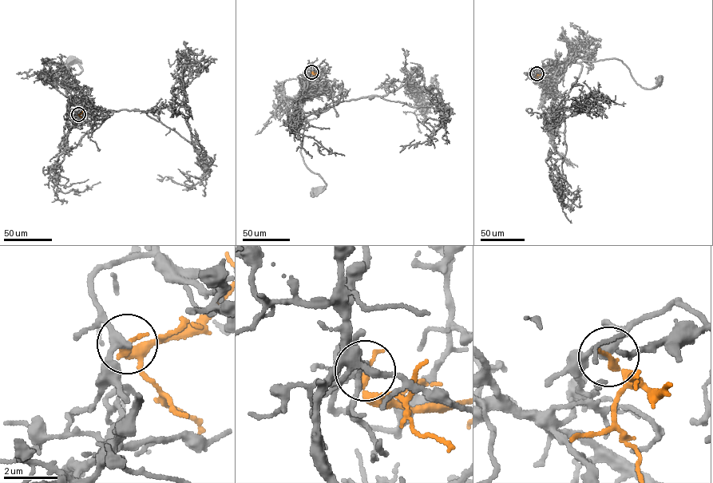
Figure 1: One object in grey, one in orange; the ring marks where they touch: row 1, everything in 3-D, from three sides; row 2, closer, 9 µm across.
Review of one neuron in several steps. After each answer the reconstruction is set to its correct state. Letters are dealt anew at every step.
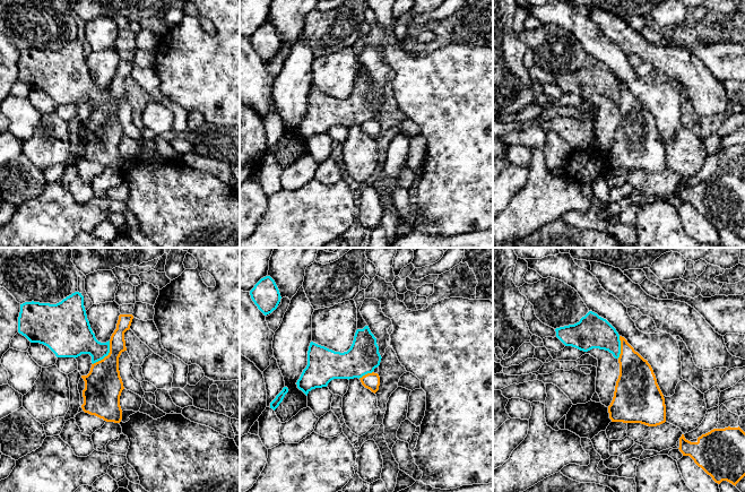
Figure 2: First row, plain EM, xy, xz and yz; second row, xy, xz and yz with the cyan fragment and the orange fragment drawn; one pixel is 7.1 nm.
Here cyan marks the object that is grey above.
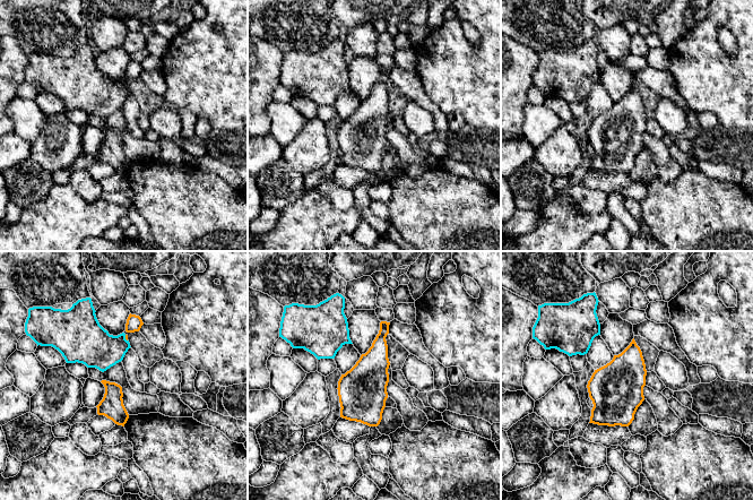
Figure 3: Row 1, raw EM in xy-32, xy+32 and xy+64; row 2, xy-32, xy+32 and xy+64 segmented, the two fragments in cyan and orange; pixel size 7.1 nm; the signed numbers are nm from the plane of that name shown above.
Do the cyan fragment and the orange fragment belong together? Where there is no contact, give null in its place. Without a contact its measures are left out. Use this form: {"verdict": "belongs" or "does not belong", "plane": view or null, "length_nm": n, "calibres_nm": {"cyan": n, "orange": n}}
{"verdict": "does not belong", "plane": "xy", "length_nm": 220, "calibres_nm": {"cyan": 240, "orange": 280}}

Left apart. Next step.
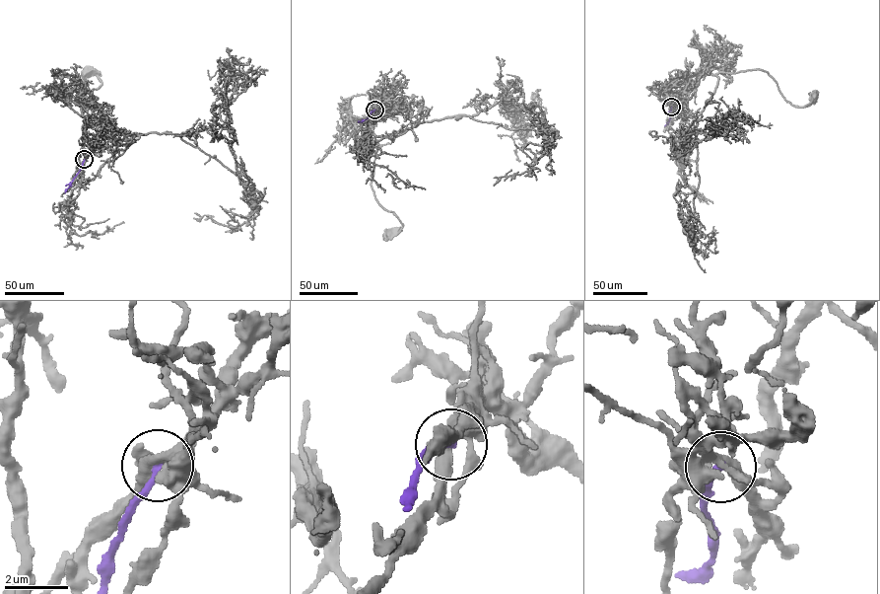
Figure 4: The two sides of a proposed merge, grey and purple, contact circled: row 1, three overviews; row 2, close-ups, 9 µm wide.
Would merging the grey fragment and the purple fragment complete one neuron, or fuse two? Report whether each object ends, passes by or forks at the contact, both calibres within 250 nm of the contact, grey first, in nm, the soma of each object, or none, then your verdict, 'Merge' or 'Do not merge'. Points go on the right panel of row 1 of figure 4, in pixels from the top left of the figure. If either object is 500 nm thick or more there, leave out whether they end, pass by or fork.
At the ring grey forks. At the ring purple ends. Thickness 360 nm (grey) against 240 nm. Soma of grey: (814, 94). Soma of purple: none. Do not merge

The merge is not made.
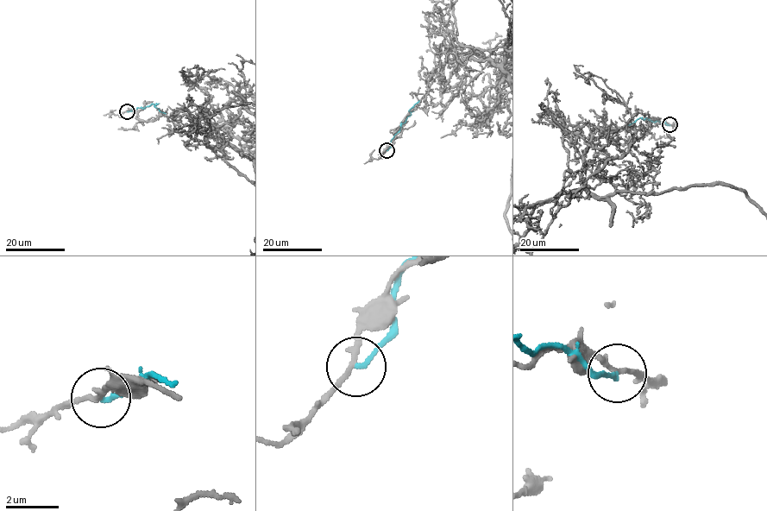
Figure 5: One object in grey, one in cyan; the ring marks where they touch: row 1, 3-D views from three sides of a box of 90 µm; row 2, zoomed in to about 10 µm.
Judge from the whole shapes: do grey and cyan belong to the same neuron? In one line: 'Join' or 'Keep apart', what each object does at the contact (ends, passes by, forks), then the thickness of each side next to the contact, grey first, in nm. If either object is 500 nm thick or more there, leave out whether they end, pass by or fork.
Keep apart. At the ring grey passes by. At the ring cyan ends. Thickness 180 nm (grey) against 170 nm

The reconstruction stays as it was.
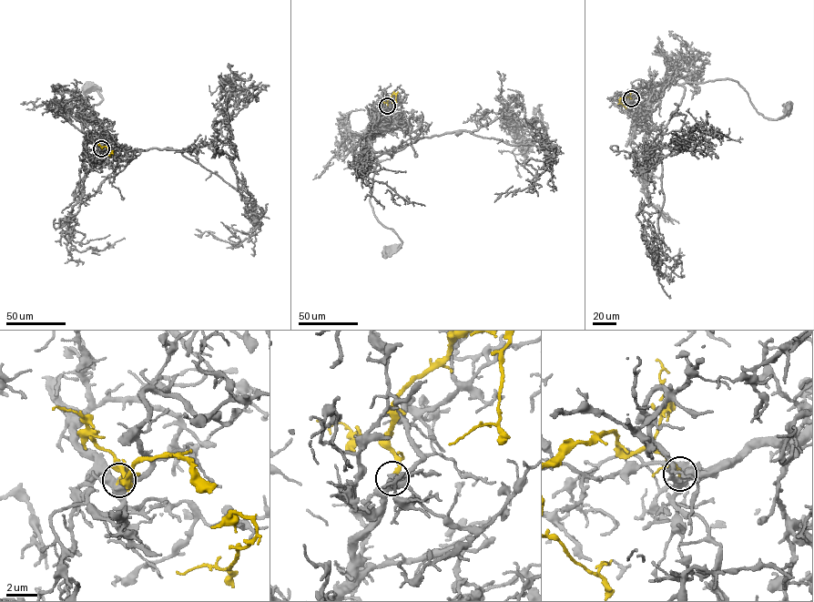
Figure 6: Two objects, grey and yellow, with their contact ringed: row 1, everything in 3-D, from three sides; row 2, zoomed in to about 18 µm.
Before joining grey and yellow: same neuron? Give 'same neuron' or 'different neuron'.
same neuron

